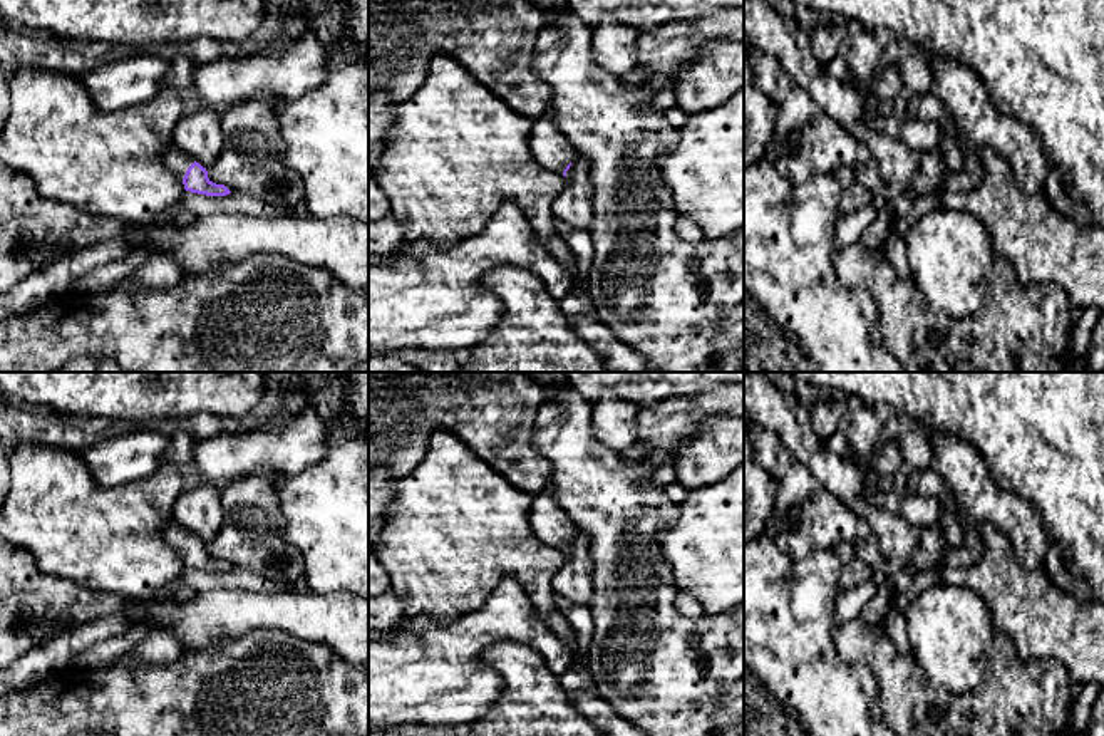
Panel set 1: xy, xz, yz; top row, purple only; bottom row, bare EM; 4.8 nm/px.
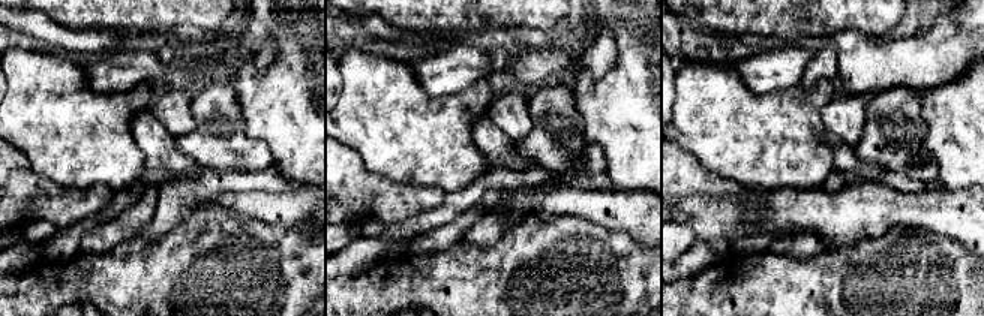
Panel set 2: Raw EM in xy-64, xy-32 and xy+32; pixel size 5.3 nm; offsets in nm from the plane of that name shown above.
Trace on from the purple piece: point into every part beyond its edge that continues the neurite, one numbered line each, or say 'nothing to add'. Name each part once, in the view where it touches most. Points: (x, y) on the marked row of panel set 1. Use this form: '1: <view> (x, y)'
1: xy (176, 160)

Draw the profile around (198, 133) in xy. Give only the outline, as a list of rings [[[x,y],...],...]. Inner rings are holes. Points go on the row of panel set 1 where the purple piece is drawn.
[[[211,107],[188,109],[173,129],[173,144],[206,169],[219,156],[223,143],[221,112]]]

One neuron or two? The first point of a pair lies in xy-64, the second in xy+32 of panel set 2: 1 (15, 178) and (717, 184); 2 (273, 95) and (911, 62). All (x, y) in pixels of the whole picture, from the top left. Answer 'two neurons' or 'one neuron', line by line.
1: one neuron
2: two neurons

